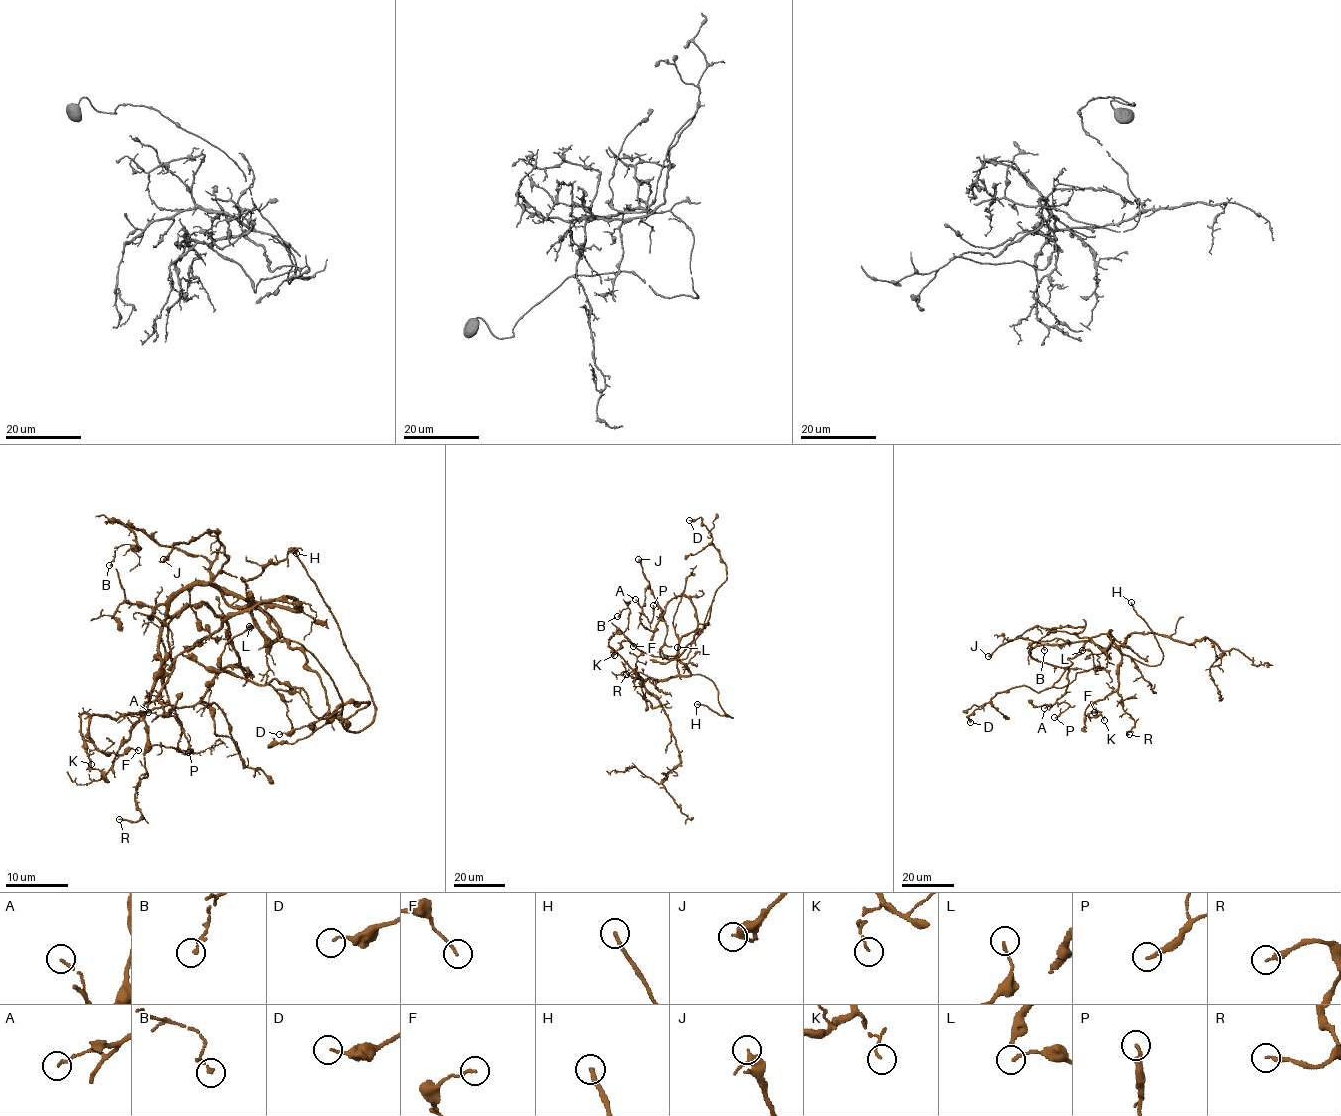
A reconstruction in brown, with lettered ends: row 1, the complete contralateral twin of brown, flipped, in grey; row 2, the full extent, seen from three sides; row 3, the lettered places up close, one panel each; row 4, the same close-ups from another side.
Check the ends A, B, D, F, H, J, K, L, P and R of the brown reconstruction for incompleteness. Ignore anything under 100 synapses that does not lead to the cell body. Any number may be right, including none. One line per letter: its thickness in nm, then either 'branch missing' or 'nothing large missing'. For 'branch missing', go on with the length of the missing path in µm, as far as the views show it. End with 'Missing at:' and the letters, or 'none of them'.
A: 110 nm | nothing large missing
B: 80 nm | nothing large missing
D: 100 nm | nothing large missing
F: 110 nm | nothing large missing
H: 180 nm | branch missing | 70 µm
J: 280 nm | nothing large missing
K: 90 nm | nothing large missing
L: 130 nm | nothing large missing
P: 200 nm | nothing large missing
R: 240 nm | nothing large missing
Missing at: H

